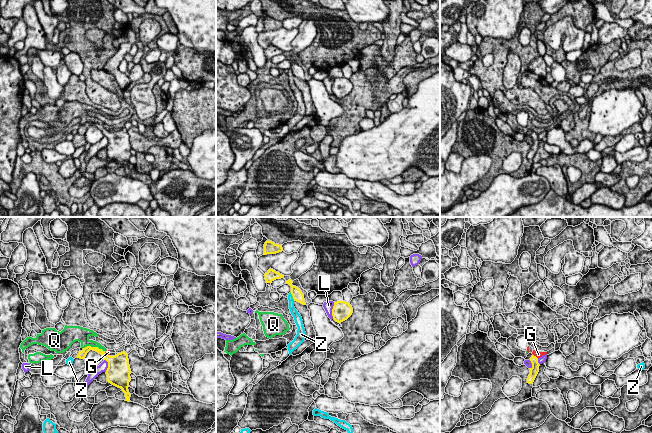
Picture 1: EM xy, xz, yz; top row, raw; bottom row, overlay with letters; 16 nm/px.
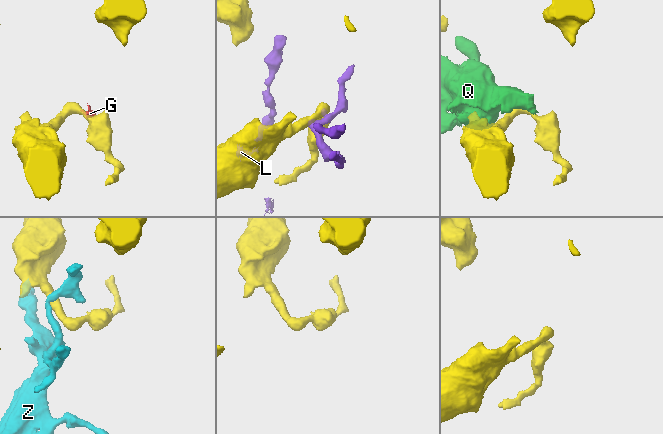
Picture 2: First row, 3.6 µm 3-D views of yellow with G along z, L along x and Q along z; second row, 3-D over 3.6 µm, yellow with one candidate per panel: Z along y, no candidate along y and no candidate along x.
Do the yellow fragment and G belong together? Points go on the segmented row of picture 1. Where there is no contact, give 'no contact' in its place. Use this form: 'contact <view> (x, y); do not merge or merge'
contact yz (535, 356); do not merge

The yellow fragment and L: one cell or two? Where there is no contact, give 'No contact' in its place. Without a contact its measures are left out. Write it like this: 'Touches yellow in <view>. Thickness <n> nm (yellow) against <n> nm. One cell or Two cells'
Touches yellow in xz. Thickness 300 nm (yellow) against 160 nm. Two cells

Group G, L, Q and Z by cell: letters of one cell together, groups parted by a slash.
G Q / L / Z

